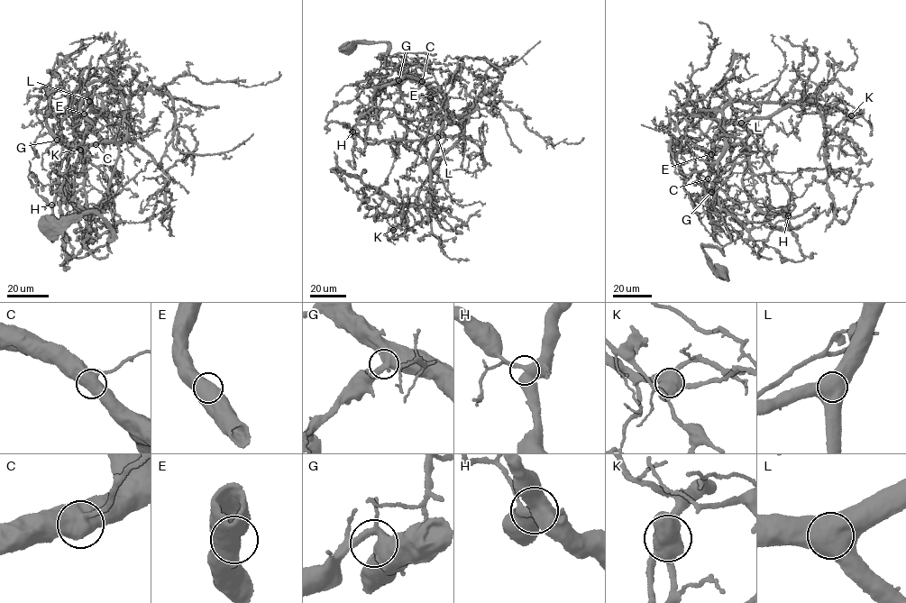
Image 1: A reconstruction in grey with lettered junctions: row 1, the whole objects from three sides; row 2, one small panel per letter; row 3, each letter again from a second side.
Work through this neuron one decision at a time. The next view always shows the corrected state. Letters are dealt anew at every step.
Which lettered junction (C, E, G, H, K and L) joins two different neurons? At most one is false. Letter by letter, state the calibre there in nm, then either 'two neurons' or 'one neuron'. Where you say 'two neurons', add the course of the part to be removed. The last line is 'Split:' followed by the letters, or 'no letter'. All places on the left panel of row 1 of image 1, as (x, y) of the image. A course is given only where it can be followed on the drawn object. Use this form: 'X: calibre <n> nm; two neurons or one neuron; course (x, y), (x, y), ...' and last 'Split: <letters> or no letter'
C: calibre 650 nm; one neuron
E: calibre 750 nm; one neuron
G: calibre 440 nm; one neuron
H: calibre 440 nm; one neuron
K: calibre 750 nm; one neuron
L: calibre 800 nm; one neuron
Split: no letter

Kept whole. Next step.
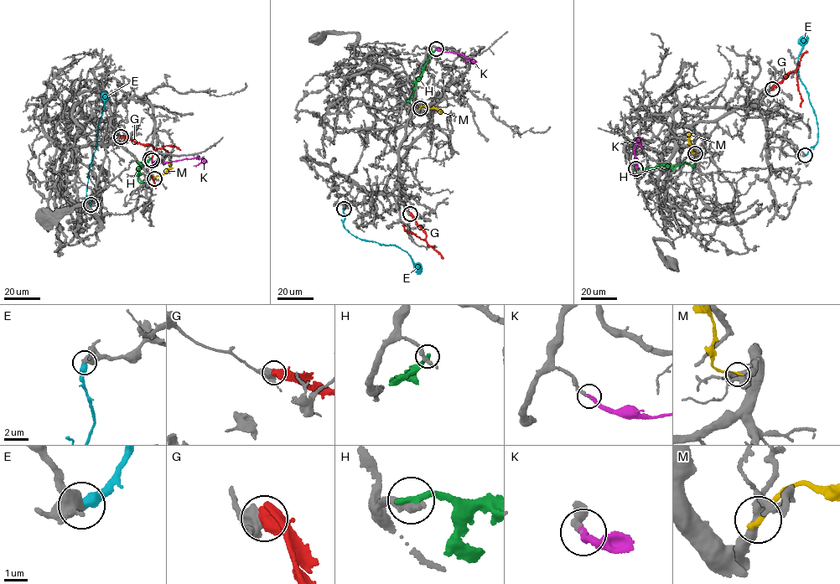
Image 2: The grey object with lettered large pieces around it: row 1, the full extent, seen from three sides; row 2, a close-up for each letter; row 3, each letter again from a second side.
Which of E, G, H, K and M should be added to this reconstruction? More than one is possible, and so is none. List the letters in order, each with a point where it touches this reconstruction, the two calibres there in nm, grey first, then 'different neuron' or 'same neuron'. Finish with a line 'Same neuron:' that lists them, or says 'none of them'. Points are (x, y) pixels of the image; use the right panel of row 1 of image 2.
E: contact (805, 155); calibres 500 and 500 nm; different neuron
G: contact (772, 89); calibres 550 and 700 nm; different neuron
H: contact (635, 167); calibres 440 and 360 nm; different neuron
K: contact (635, 168); calibres 280 and 300 nm; same neuron
M: contact (695, 153); calibres 320 and 220 nm; different neuron
Same neuron: K

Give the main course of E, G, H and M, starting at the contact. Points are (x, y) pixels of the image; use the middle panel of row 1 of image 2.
E: (343, 209), (343, 225), (350, 234), (364, 240), (396, 245), (408, 254), (417, 271)
G: (410, 214), (426, 238), (423, 240), (407, 232), (402, 225)
H: (435, 49), (417, 83), (413, 95), (407, 101), (410, 101)
M: (420, 108), (426, 105), (436, 109), (441, 113)

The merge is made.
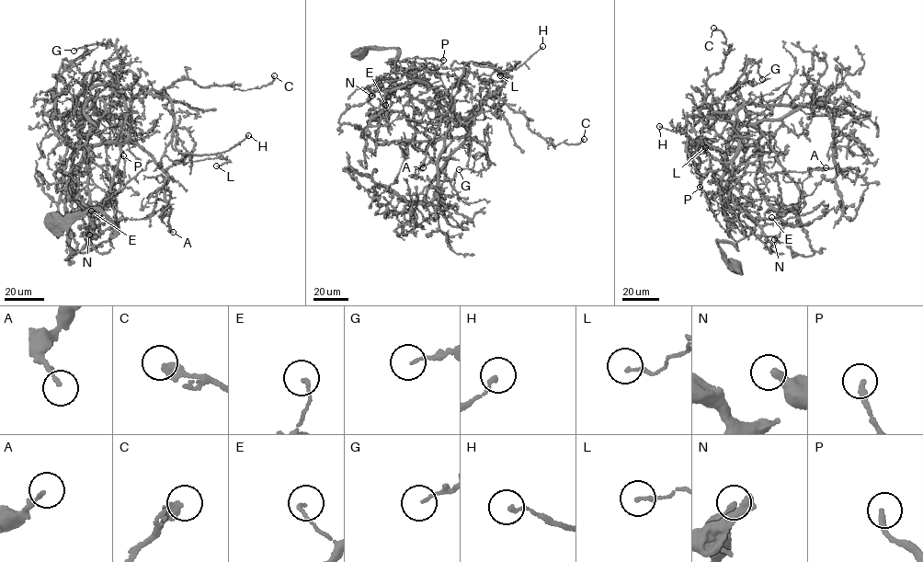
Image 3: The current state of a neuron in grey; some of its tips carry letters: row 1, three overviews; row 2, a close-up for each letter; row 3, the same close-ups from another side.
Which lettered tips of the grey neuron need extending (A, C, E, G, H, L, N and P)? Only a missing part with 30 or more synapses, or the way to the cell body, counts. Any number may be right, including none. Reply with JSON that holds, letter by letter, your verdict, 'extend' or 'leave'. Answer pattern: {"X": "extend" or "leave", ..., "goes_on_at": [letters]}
{"A": "leave", "C": "leave", "E": "leave", "G": "leave", "H": "leave", "L": "leave", "N": "leave", "P": "leave", "goes_on_at": []}

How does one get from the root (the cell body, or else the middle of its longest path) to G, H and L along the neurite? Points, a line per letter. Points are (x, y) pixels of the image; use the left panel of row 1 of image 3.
G: (53, 220), (97, 210), (112, 235), (110, 185), (130, 124), (108, 66), (117, 57), (116, 46), (74, 51)
H: (53, 220), (97, 210), (114, 234), (110, 185), (137, 94), (168, 98), (180, 152), (213, 154), (248, 135)
L: (53, 220), (97, 210), (114, 234), (110, 185), (140, 93), (171, 103), (165, 154), (228, 161), (216, 166)

